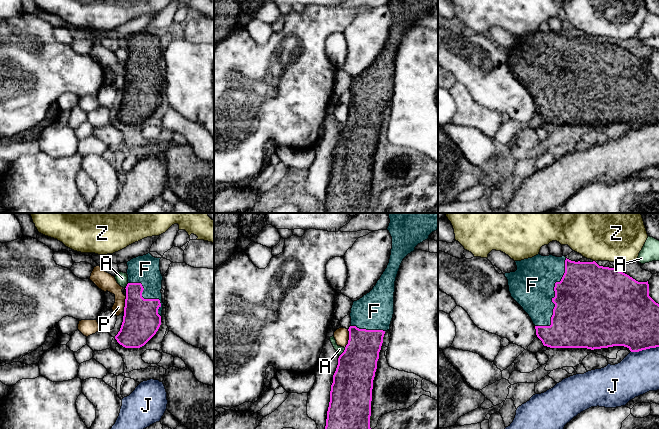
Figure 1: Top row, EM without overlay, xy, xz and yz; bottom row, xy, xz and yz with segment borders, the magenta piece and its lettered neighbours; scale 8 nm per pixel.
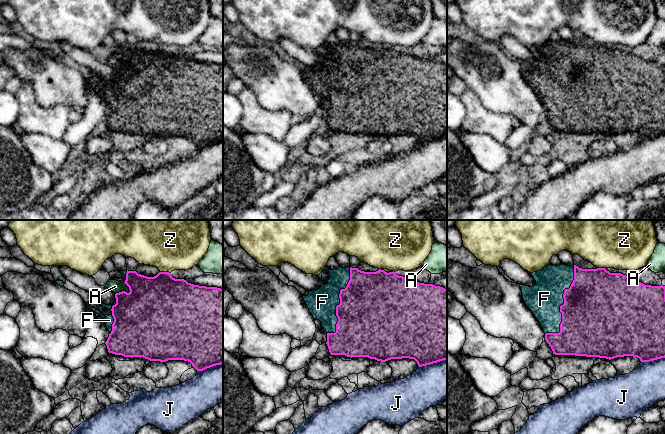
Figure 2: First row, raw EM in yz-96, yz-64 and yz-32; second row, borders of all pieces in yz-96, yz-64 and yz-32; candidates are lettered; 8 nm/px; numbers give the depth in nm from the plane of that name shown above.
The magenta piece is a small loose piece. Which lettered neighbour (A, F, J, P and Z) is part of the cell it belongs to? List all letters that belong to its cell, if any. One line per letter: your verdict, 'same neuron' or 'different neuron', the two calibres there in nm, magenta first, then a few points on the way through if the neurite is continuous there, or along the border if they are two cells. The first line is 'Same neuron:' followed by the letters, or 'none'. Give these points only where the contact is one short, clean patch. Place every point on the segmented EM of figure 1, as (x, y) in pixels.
Same neuron: F
A: different neuron | 320/60 nm | along xz (345, 348), (339, 356)
F: same neuron | 480/360 nm
J: different neuron | 420/340 nm
P: different neuron | 320/120 nm | along xz (348, 329), (348, 343), (344, 347)
Z: different neuron | 460/480 nm | along yz (593, 260), (595, 262)

